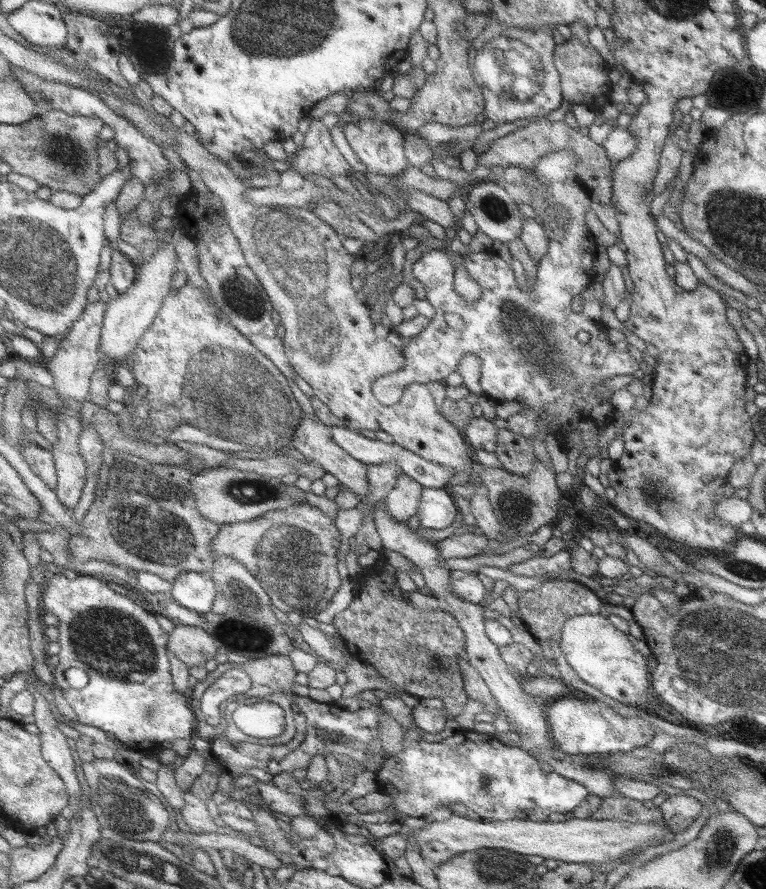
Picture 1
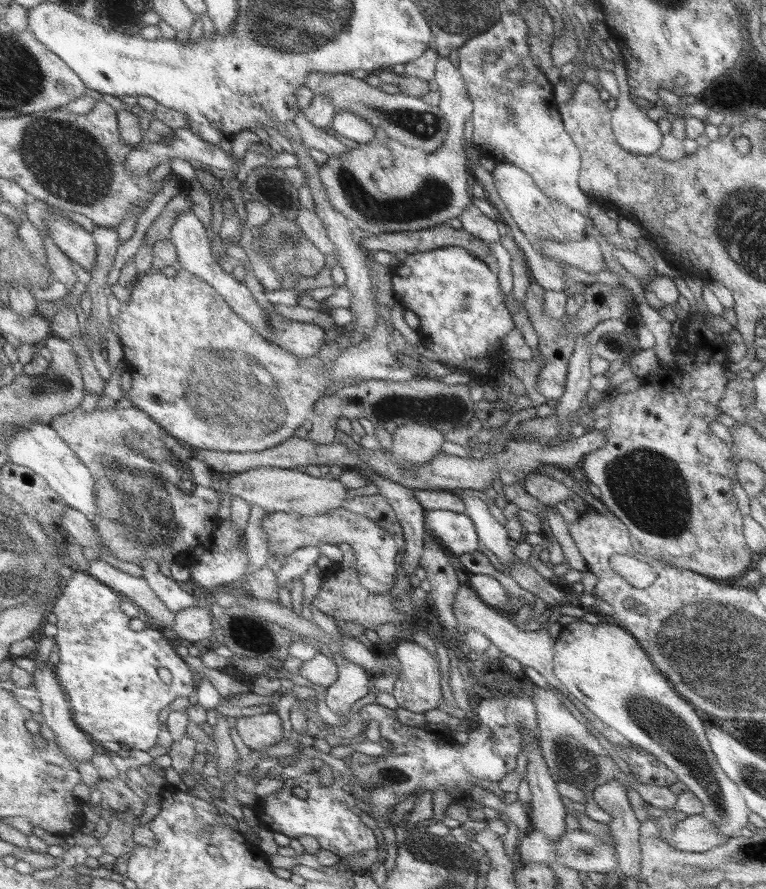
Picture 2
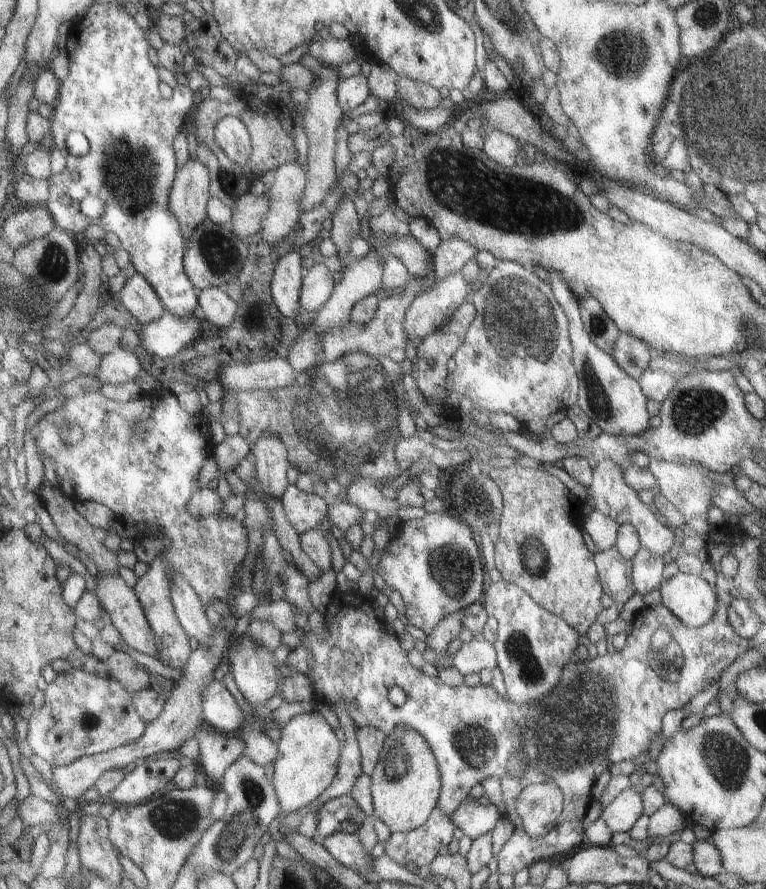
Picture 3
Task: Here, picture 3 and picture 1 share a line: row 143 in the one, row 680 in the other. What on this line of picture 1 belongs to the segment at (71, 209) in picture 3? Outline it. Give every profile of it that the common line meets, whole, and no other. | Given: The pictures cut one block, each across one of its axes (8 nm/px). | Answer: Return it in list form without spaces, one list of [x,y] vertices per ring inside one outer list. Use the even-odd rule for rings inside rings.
[[[58,574],[50,576],[46,586],[41,590],[39,605],[44,612],[49,612],[49,614],[53,614],[59,619],[57,628],[60,631],[60,638],[58,641],[60,644],[60,653],[58,654],[60,661],[55,668],[52,668],[52,675],[54,676],[54,683],[61,689],[63,697],[78,717],[79,723],[105,730],[113,739],[120,742],[124,748],[134,749],[138,755],[140,753],[157,752],[161,742],[165,742],[165,740],[168,740],[171,743],[173,740],[177,740],[177,738],[193,739],[191,734],[195,734],[193,732],[193,730],[195,730],[195,713],[189,708],[189,695],[177,690],[175,680],[172,676],[172,664],[170,657],[168,656],[170,634],[159,626],[157,618],[153,616],[153,612],[145,603],[136,600],[133,596],[118,594],[115,590],[111,590],[111,588],[107,586],[106,580],[94,578],[93,575],[78,575],[75,579],[71,579],[67,578],[67,576]],[[69,668],[82,669],[87,674],[89,681],[84,688],[75,690],[75,688],[71,688],[71,686],[67,684],[65,672],[67,672]]]

